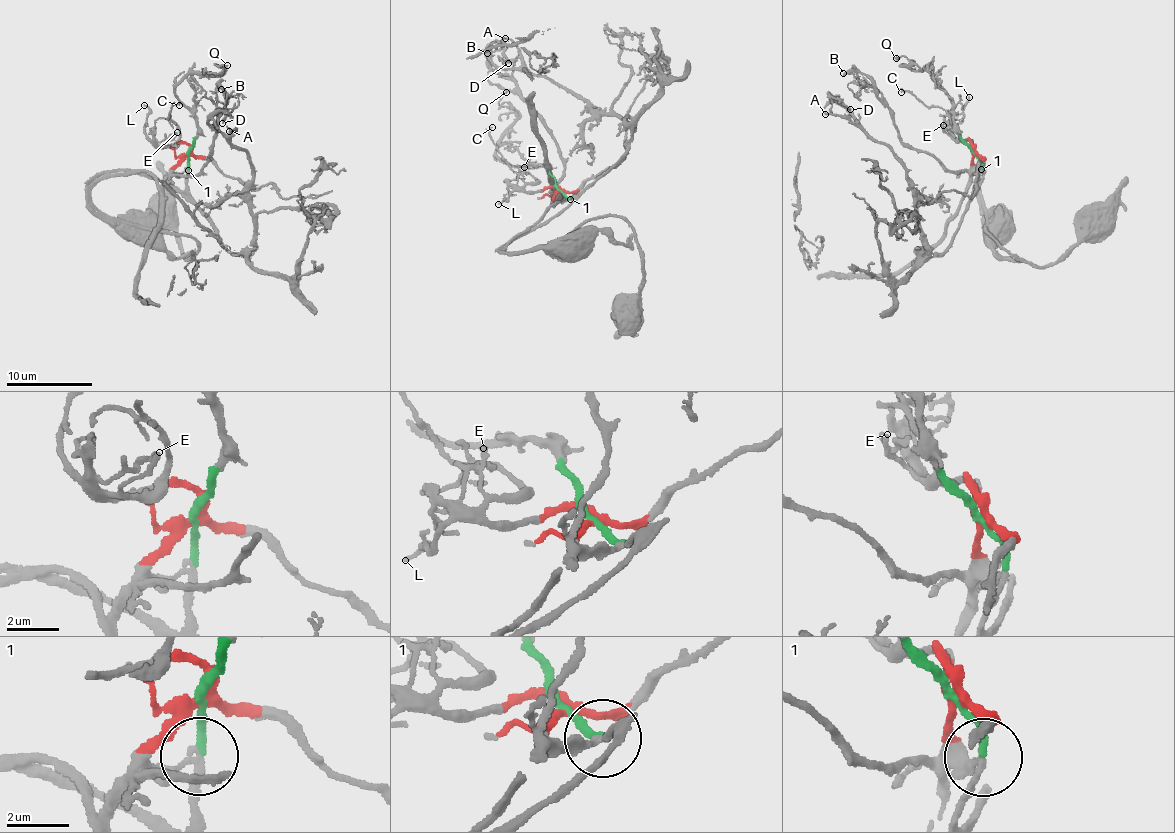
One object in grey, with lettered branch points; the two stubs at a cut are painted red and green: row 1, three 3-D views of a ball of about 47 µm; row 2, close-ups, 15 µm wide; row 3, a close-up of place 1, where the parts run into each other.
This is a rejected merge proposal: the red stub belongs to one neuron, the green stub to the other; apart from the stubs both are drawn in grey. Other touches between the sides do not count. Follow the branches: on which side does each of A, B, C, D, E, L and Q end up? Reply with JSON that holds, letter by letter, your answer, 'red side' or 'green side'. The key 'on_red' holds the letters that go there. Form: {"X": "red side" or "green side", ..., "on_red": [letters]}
{"A": "green side", "B": "red side", "C": "red side", "D": "green side", "E": "red side", "L": "red side", "Q": "green side", "on_red": ["B", "C", "E", "L"]}

